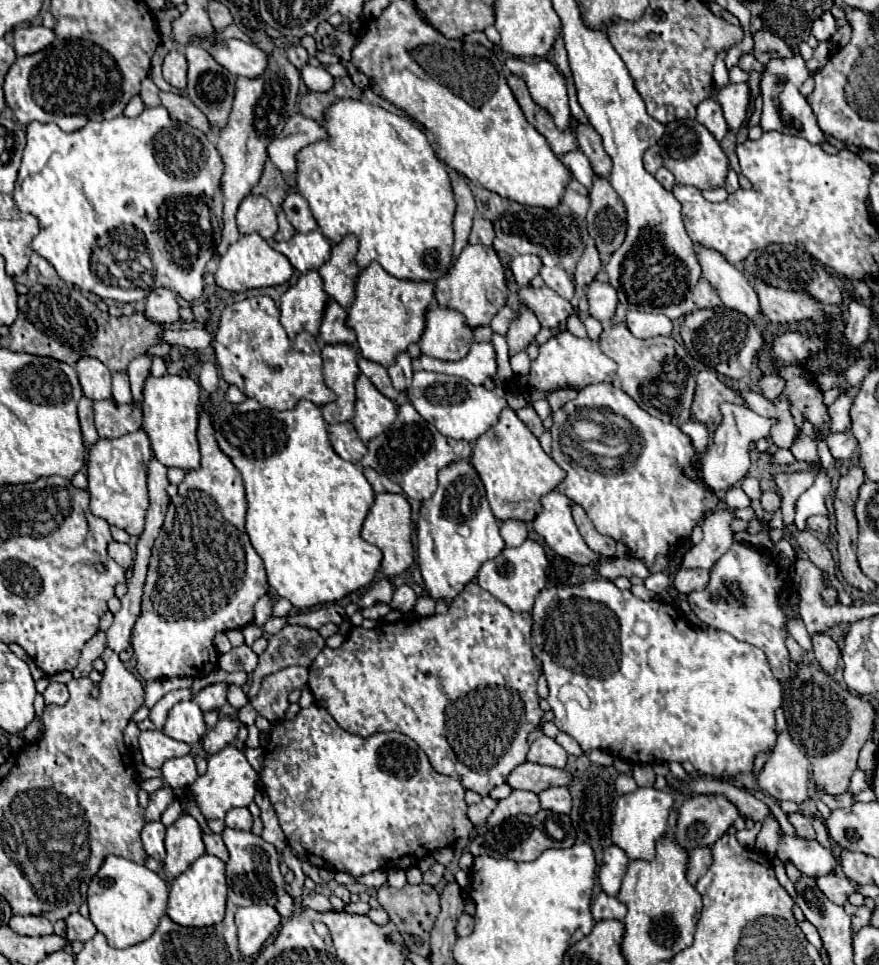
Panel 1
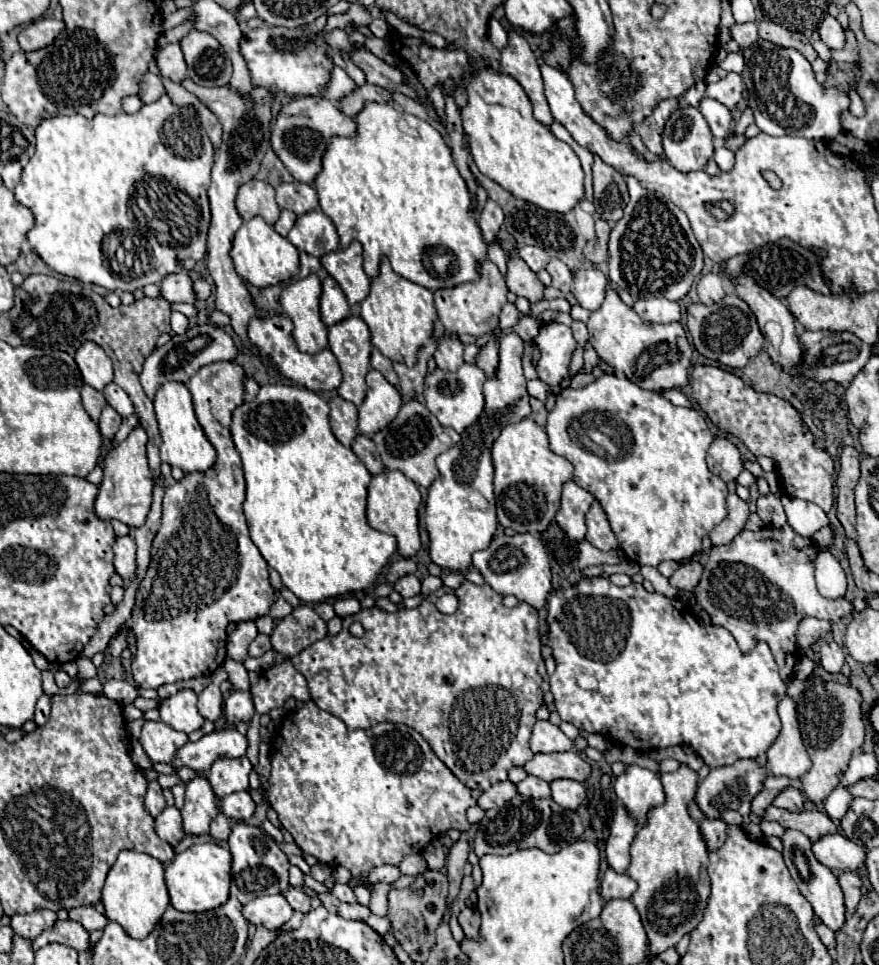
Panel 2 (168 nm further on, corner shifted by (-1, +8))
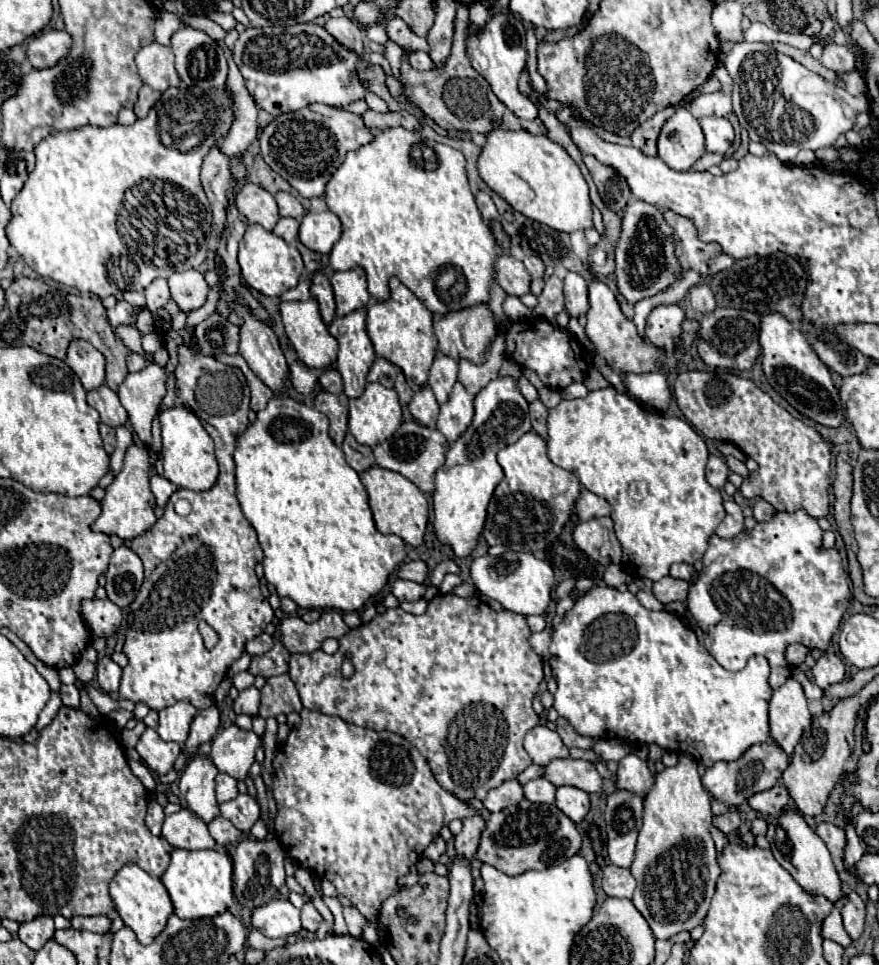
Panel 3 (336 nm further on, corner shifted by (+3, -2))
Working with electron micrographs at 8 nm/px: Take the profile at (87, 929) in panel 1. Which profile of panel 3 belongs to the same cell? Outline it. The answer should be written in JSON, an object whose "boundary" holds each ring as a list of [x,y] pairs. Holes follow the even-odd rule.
{"boundary":[[[97,915],[97,917],[73,917],[71,919],[71,927],[79,929],[79,931],[93,931],[93,933],[107,933],[111,927],[111,921],[105,915]]]}

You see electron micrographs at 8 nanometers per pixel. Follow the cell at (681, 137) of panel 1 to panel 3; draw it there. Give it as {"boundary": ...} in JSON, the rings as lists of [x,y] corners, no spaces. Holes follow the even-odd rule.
{"boundary":[[[677,109],[663,125],[657,147],[659,159],[671,169],[689,171],[705,153],[705,137],[701,135],[699,121],[687,109]]]}

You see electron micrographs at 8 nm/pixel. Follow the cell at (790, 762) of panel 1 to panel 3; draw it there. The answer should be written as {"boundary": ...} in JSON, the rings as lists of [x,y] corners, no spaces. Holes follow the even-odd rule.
{"boundary":[[[789,677],[783,687],[773,691],[769,705],[771,739],[791,757],[795,745],[801,739],[803,729],[811,723],[807,699],[801,685]]]}

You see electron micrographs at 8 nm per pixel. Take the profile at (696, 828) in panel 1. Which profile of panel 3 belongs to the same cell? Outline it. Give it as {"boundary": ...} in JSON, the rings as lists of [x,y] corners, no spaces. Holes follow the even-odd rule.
{"boundary":[[[769,739],[769,743],[753,745],[737,761],[731,761],[731,763],[719,761],[719,763],[715,763],[713,767],[709,767],[705,771],[705,775],[701,777],[701,783],[703,783],[705,791],[709,791],[709,795],[715,801],[727,805],[729,809],[739,809],[755,793],[761,793],[761,791],[771,789],[777,783],[777,779],[783,775],[783,771],[785,771],[787,765],[789,765],[789,757],[773,743],[773,739]]]}

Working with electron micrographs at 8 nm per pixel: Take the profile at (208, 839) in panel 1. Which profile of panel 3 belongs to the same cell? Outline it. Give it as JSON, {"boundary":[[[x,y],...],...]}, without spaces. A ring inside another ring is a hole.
{"boundary":[[[217,817],[209,823],[209,833],[213,835],[213,839],[217,841],[217,845],[231,845],[237,843],[241,831],[233,827],[233,823],[229,823],[223,817]]]}

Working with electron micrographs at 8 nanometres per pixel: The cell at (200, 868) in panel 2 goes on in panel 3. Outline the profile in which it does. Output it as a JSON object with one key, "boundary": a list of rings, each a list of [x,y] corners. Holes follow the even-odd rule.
{"boundary":[[[173,849],[169,867],[163,873],[161,881],[173,901],[175,915],[179,919],[203,919],[203,917],[215,917],[227,911],[235,901],[231,869],[233,867],[231,867],[229,855],[219,853],[215,849],[203,849],[203,851]]]}

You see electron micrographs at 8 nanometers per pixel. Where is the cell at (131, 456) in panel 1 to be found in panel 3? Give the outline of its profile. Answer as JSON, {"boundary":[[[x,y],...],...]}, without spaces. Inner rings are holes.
{"boundary":[[[131,443],[125,453],[125,461],[121,471],[115,475],[113,483],[105,489],[105,499],[101,501],[101,515],[91,525],[93,531],[99,533],[115,533],[121,539],[135,539],[149,531],[155,525],[155,513],[151,509],[151,499],[155,501],[149,487],[149,451],[147,447],[137,447]]]}

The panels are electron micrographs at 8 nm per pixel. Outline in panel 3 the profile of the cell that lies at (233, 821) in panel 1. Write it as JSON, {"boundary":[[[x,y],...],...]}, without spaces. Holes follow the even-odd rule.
{"boundary":[[[237,795],[233,801],[221,803],[221,817],[229,819],[239,831],[249,833],[253,823],[259,819],[259,803],[251,795]]]}

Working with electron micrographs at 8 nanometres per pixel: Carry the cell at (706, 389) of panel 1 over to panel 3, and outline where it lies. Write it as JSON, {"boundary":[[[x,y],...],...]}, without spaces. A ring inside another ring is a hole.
{"boundary":[[[685,371],[677,375],[675,381],[675,399],[687,421],[705,437],[715,441],[727,441],[737,445],[747,457],[755,459],[759,463],[759,469],[751,473],[751,479],[743,479],[743,485],[739,493],[745,499],[761,497],[769,501],[777,511],[807,511],[813,519],[821,519],[829,511],[829,445],[823,441],[823,437],[803,421],[795,419],[785,411],[781,405],[777,405],[767,393],[763,393],[753,381],[741,379],[729,371]]]}

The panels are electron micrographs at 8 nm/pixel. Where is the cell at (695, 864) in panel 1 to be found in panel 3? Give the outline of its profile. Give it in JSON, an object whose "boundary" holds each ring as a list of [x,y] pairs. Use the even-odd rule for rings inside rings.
{"boundary":[[[731,809],[729,815],[715,817],[715,819],[713,819],[713,825],[715,825],[723,835],[729,835],[729,833],[733,833],[733,831],[741,825],[741,817],[739,817],[739,813],[737,813],[735,809]]]}

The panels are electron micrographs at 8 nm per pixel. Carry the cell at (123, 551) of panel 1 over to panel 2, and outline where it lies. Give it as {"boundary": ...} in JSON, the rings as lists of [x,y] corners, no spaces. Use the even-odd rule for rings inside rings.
{"boundary":[[[117,537],[115,545],[115,571],[121,575],[125,585],[129,585],[137,573],[137,561],[135,561],[135,541],[133,537]]]}

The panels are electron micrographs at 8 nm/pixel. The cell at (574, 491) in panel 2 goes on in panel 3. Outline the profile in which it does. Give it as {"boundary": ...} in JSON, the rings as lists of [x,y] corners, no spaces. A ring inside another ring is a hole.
{"boundary":[[[581,489],[579,499],[575,501],[575,515],[579,521],[589,521],[597,515],[609,515],[609,503],[587,489]]]}

